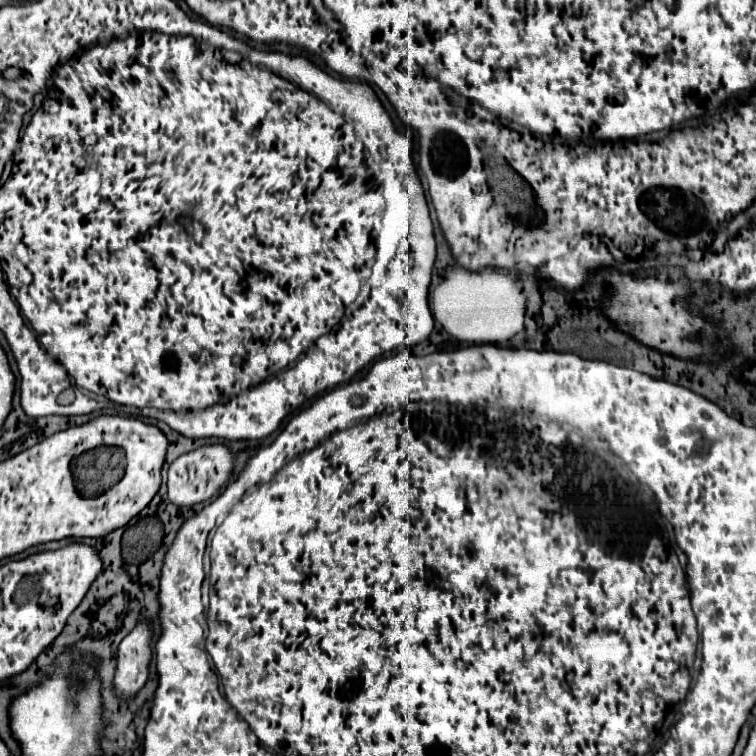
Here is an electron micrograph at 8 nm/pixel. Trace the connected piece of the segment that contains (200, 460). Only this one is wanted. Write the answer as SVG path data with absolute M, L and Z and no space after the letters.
M204 444L192 452L176 458L168 468L168 496L178 506L194 506L206 502L218 494L218 490L230 480L236 454L226 444Z

